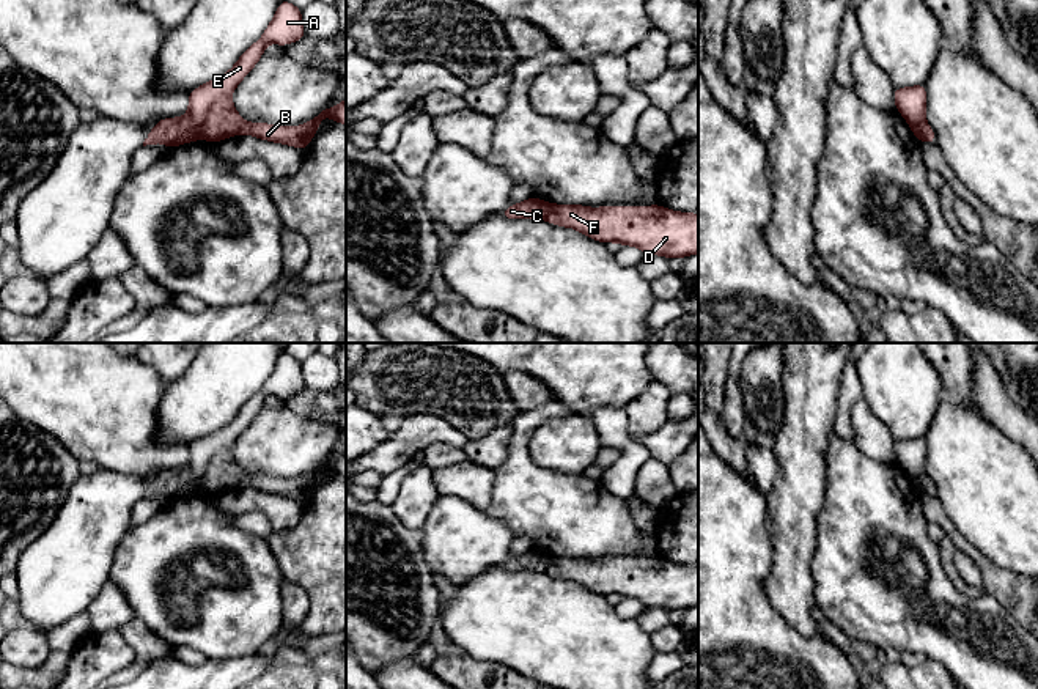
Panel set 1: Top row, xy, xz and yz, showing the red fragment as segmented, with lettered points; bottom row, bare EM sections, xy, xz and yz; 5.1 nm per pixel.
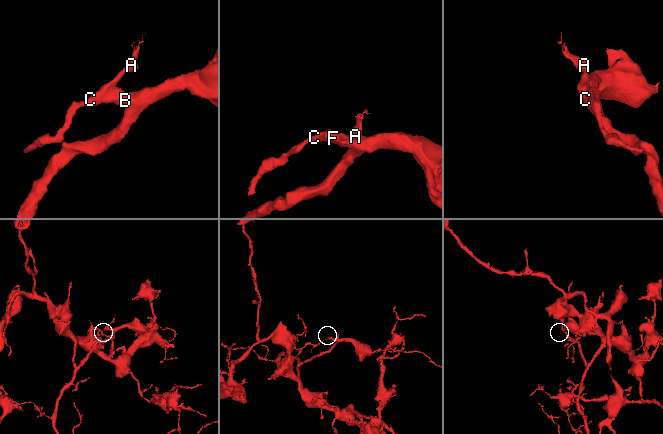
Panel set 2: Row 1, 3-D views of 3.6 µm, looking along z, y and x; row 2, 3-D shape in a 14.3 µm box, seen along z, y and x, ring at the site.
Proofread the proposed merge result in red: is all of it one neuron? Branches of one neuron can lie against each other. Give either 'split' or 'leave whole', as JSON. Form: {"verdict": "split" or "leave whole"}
{"verdict": "split"}

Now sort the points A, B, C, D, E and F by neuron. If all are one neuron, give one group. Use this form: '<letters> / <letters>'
A C E / B D F

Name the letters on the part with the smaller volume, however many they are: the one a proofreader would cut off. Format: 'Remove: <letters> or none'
Remove: A, C, E

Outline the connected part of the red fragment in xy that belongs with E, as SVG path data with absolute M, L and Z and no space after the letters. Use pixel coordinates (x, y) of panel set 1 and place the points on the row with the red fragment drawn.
M288 0L280 2L264 35L241 55L237 63L226 74L192 90L189 93L189 112L181 118L162 118L146 135L143 146L164 142L171 149L176 145L198 140L211 107L233 94L234 88L258 63L269 42L286 46L305 36L300 16L302 9Z

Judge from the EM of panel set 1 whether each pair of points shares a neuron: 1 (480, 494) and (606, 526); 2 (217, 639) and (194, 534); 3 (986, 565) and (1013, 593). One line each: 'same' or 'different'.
1: different
2: same
3: same

